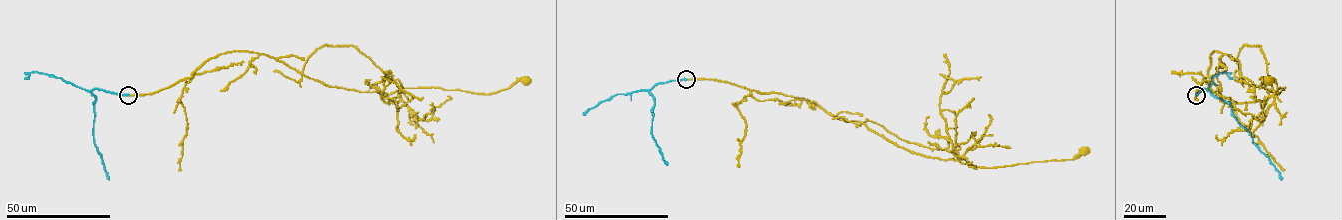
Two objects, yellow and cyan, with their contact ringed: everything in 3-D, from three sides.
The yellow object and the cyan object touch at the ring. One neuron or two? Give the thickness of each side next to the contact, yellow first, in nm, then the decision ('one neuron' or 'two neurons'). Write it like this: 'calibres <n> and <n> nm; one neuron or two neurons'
calibres 240 and 320 nm; one neuron

